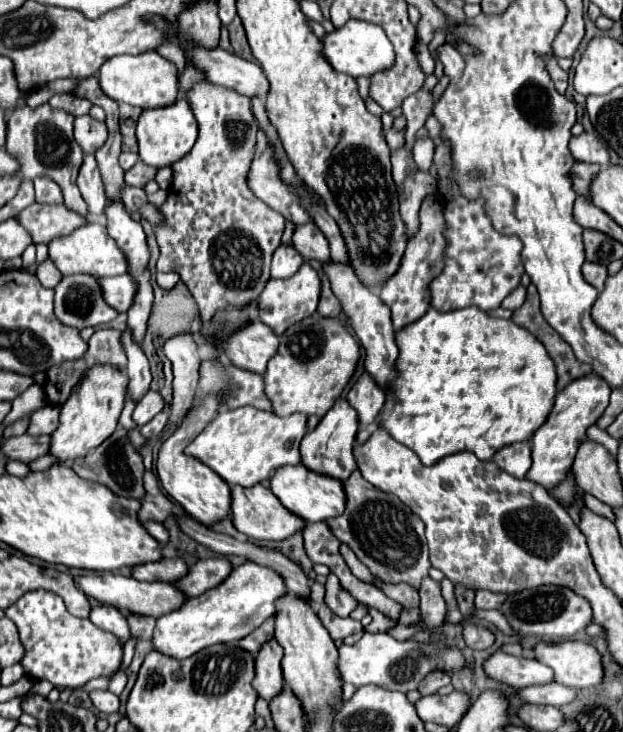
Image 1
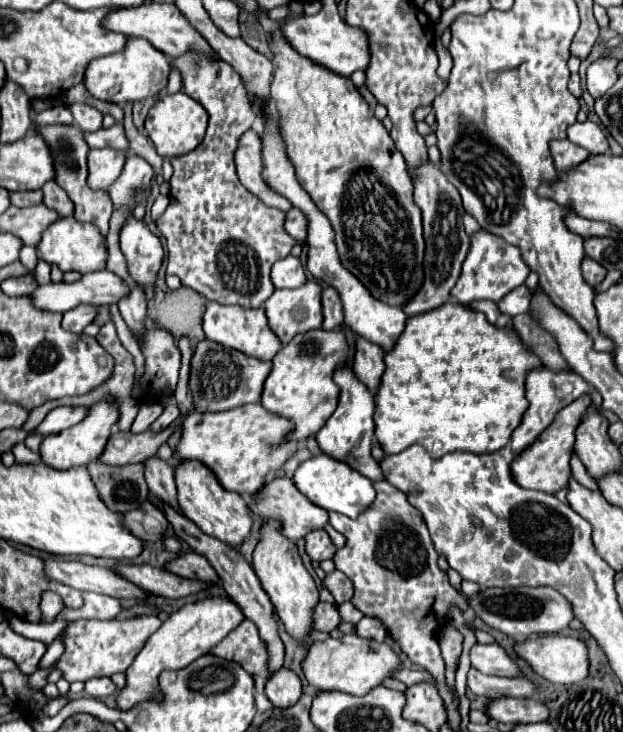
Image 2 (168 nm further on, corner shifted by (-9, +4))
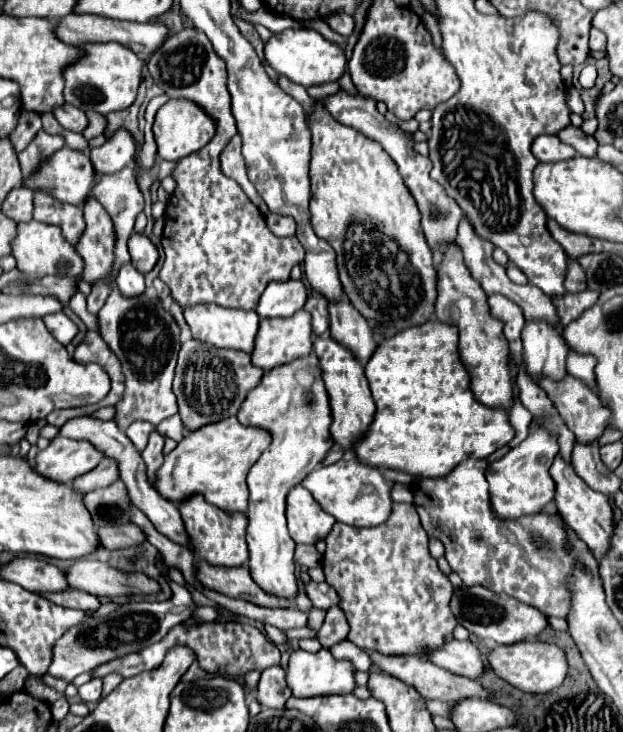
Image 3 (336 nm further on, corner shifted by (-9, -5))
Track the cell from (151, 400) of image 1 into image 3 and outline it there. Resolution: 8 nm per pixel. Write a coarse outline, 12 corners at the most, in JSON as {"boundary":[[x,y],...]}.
{"boundary":[[135,421],[127,427],[125,435],[143,451],[149,433],[155,425],[147,421]]}

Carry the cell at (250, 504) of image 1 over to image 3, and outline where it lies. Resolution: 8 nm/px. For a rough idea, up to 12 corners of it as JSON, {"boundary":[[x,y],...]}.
{"boundary":[[301,485],[287,495],[295,543],[317,543],[335,523]]}

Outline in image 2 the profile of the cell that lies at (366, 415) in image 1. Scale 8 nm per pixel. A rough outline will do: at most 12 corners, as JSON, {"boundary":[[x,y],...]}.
{"boundary":[[355,334],[351,368],[375,394],[383,348]]}

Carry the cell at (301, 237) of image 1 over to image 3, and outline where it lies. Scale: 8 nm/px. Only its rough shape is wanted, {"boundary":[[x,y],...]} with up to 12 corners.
{"boundary":[[277,213],[267,225],[277,237],[295,237],[297,223]]}

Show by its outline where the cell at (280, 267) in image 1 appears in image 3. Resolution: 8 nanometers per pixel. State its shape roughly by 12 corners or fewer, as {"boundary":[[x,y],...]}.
{"boundary":[[303,281],[267,285],[259,317],[289,317],[307,301]]}

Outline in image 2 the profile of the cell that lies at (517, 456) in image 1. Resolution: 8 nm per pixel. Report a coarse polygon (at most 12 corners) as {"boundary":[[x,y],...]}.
{"boundary":[[547,366],[527,372],[529,408],[511,436],[519,454],[553,422],[555,414],[597,394],[573,370]]}

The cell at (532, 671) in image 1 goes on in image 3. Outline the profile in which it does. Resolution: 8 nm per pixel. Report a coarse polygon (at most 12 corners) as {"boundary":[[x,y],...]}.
{"boundary":[[447,641],[433,663],[469,679],[485,673],[471,641]]}

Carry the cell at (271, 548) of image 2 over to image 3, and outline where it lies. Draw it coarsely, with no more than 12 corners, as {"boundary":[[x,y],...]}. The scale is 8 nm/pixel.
{"boundary":[[315,353],[267,371],[239,409],[271,431],[247,475],[249,573],[295,599],[285,495],[333,445]]}

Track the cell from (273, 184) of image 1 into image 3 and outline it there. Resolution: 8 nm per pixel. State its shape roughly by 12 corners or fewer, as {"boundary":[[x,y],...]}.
{"boundary":[[239,135],[221,155],[221,169],[235,179],[255,207],[267,215],[269,207],[247,179]]}

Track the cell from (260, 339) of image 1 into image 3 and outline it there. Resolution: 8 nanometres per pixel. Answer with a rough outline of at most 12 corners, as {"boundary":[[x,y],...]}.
{"boundary":[[221,305],[183,309],[193,339],[255,349],[259,315]]}

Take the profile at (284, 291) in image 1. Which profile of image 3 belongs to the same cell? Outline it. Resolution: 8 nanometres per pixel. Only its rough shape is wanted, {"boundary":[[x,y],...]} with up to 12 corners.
{"boundary":[[311,315],[261,319],[251,361],[263,371],[313,351]]}

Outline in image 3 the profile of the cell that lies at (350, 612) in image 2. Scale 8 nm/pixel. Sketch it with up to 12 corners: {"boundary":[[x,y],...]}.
{"boundary":[[339,607],[327,611],[317,639],[325,649],[345,639],[349,623]]}

